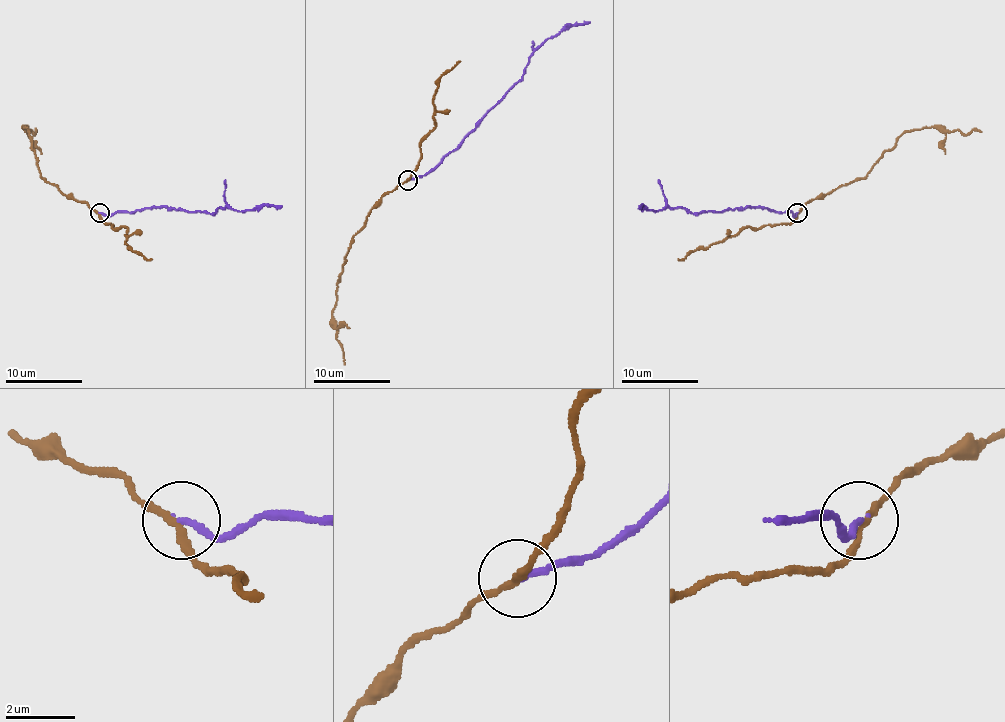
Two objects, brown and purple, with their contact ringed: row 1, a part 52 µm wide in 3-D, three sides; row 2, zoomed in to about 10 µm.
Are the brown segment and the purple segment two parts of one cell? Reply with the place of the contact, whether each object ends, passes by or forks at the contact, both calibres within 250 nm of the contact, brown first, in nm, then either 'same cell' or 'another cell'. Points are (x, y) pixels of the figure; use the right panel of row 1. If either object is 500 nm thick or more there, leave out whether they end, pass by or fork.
(797, 212) | brown passes by | purple ends | 180/180 nm | another cell

